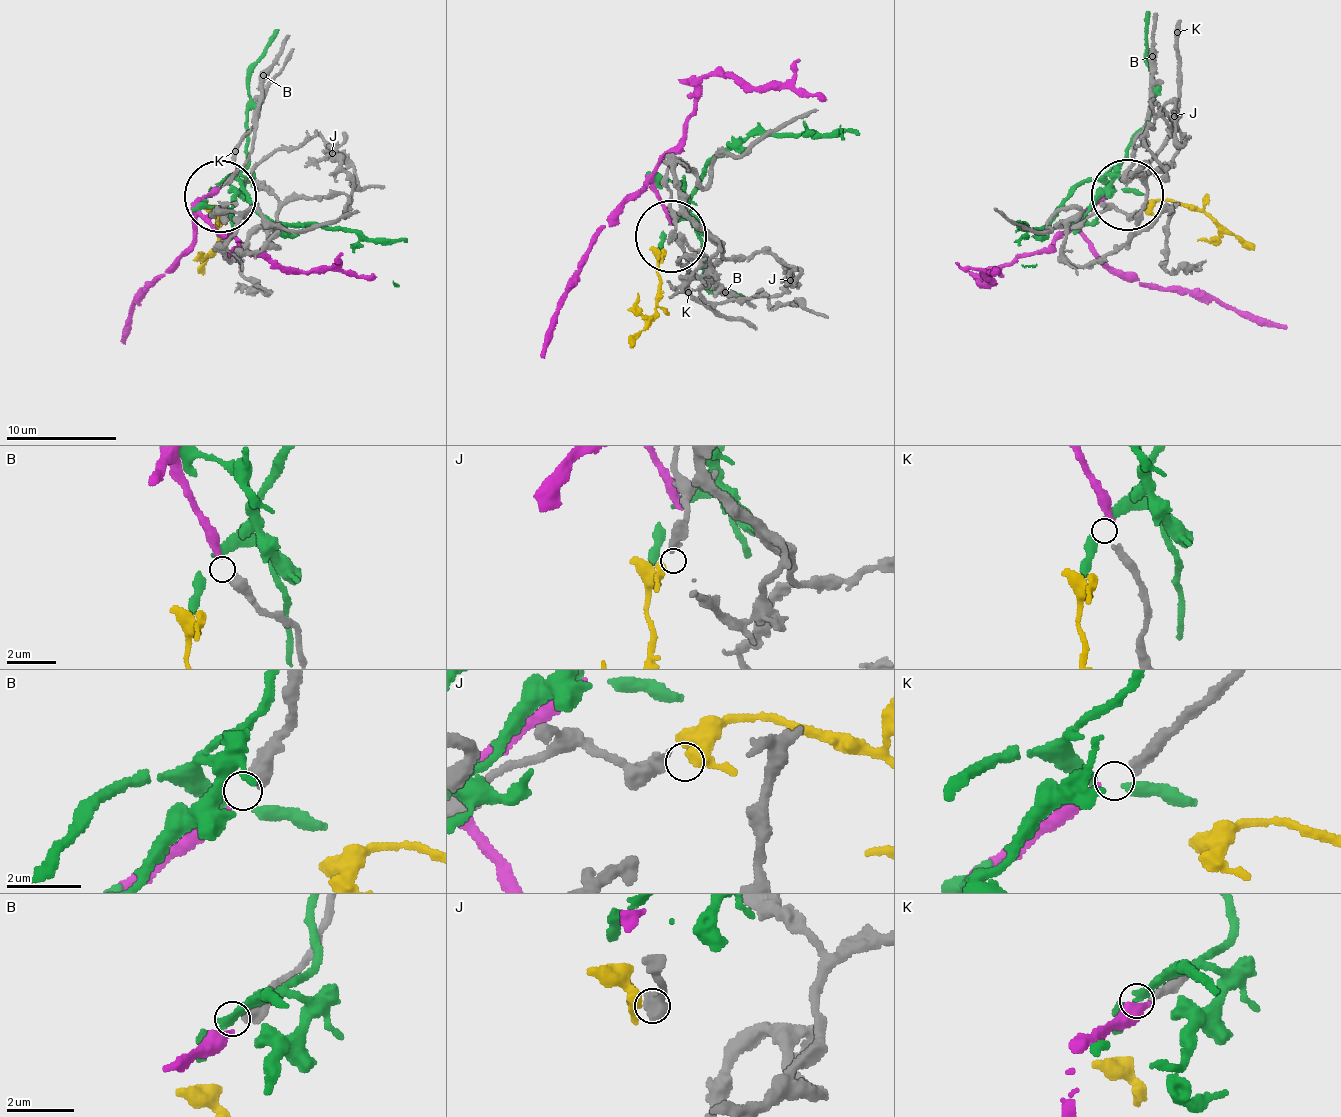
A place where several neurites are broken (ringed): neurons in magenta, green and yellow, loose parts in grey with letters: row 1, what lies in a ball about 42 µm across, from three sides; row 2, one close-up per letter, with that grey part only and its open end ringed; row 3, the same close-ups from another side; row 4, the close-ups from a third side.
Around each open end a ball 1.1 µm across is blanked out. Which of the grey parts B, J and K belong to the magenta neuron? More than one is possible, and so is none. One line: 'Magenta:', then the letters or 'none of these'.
Magenta: B

